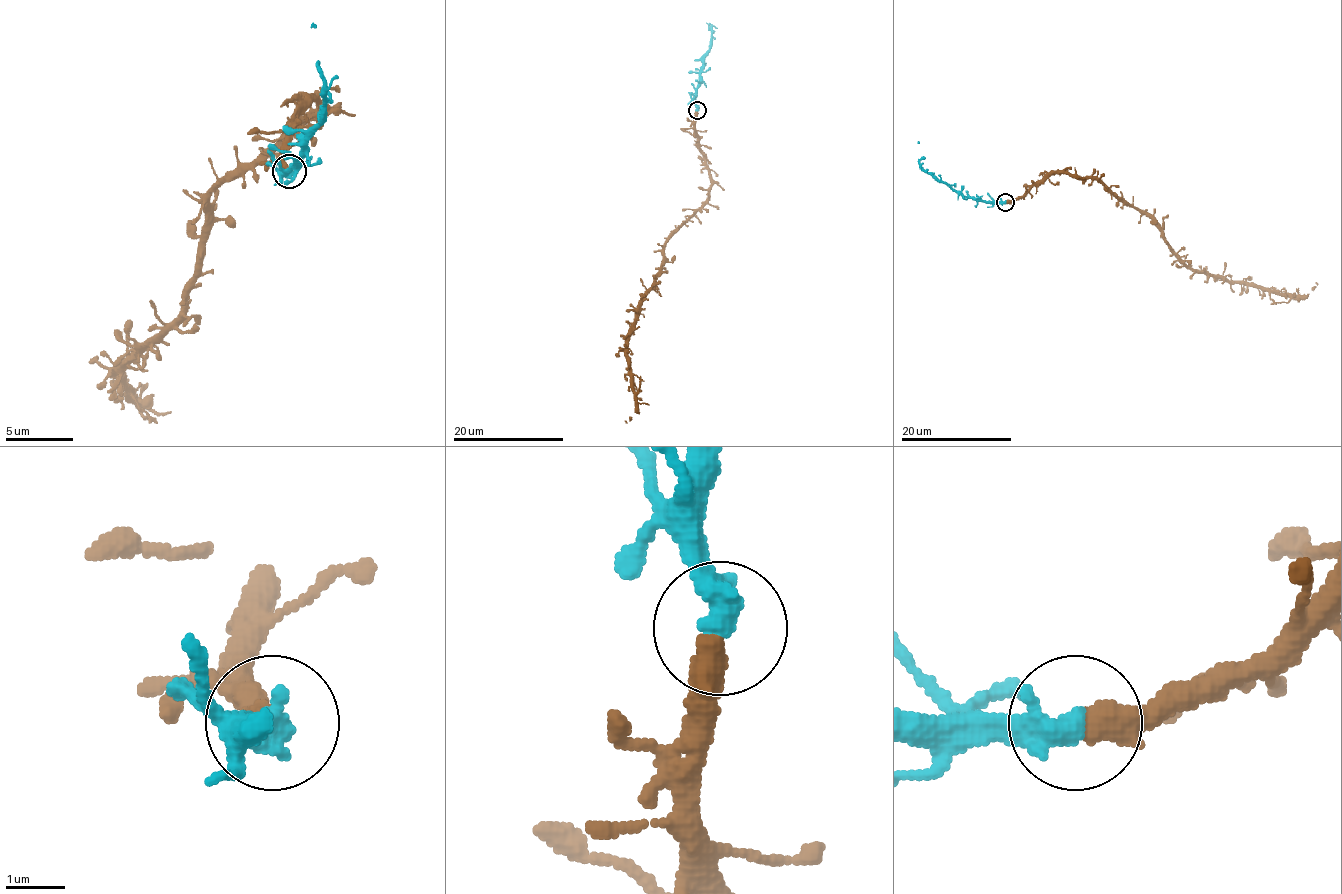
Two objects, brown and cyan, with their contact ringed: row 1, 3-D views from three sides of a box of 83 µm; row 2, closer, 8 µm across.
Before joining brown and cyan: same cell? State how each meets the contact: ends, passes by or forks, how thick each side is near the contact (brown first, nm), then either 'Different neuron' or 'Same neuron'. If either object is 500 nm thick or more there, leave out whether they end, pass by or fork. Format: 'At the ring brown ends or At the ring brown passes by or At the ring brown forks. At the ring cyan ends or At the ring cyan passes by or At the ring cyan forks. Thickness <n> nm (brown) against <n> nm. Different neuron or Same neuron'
Thickness 500 nm (brown) against 500 nm. Same neuron

